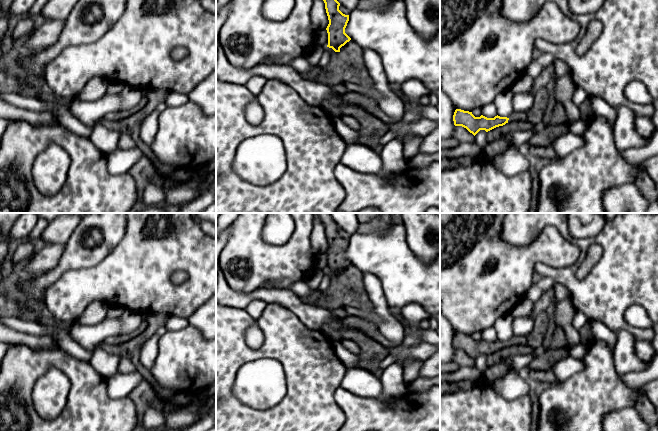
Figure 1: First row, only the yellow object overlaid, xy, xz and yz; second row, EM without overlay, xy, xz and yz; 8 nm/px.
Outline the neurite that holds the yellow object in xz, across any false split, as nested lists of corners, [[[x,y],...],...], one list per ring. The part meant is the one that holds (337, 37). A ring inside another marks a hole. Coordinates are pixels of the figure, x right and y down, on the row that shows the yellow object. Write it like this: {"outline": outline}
{"outline": [[[337,0],[323,1],[329,20],[329,24],[326,28],[328,33],[327,47],[332,48],[335,52],[340,52],[340,48],[351,40],[345,33],[349,15],[345,15],[339,10],[340,3]]]}

